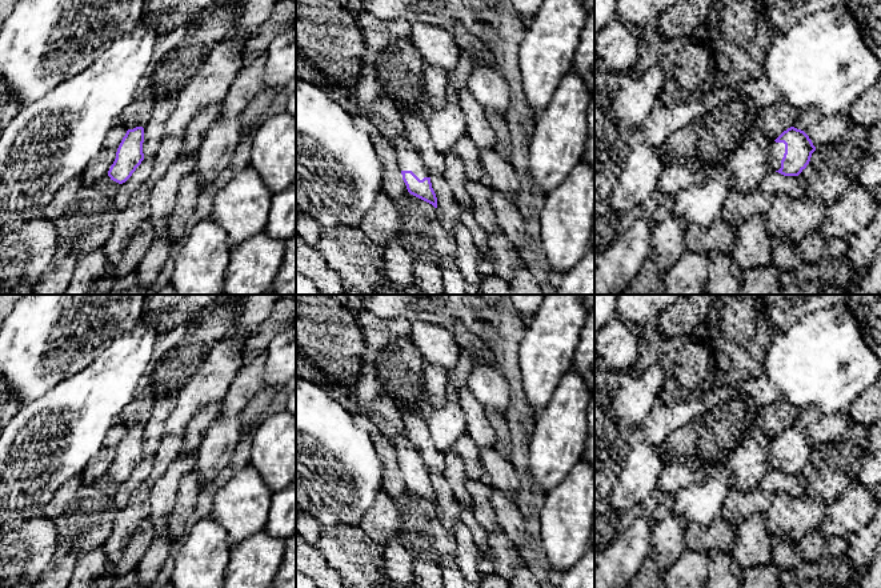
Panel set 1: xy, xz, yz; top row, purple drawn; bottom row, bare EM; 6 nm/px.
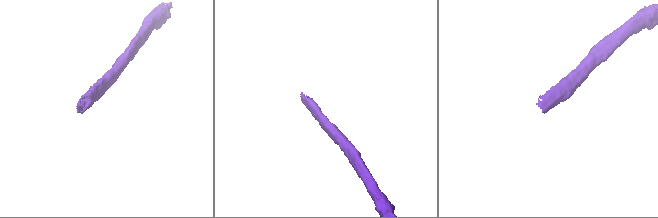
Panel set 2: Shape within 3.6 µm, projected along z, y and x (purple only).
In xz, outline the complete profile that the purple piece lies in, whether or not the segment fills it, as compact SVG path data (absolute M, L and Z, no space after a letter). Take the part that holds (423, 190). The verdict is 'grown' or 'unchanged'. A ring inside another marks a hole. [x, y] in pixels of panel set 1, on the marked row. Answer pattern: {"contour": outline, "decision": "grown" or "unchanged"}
{"contour": "M404 136L395 139L392 144L408 192L437 208L437 197L421 156Z", "decision": "grown"}

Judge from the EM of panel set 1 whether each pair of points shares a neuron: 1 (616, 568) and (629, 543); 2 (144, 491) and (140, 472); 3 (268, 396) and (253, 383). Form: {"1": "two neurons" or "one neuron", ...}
{"1": "one neuron", "2": "two neurons", "3": "two neurons"}

